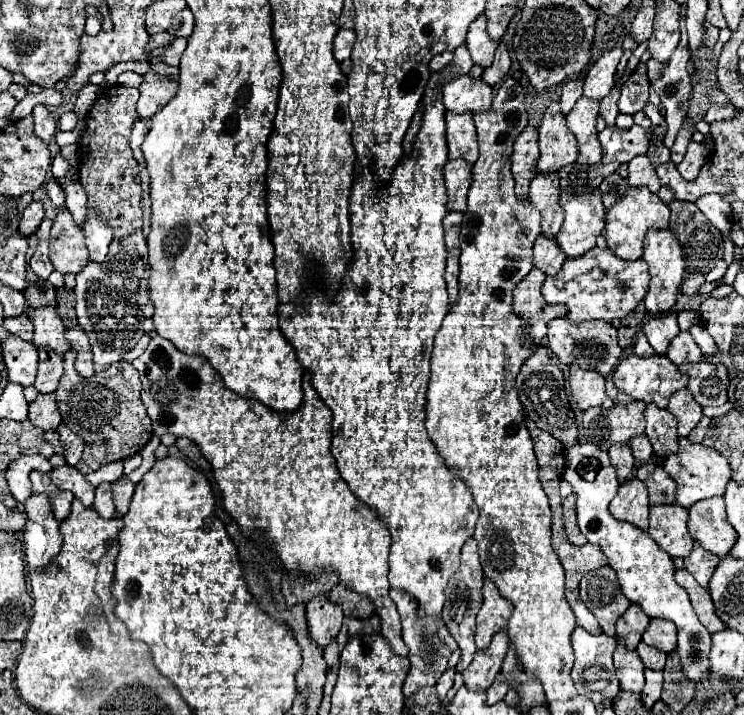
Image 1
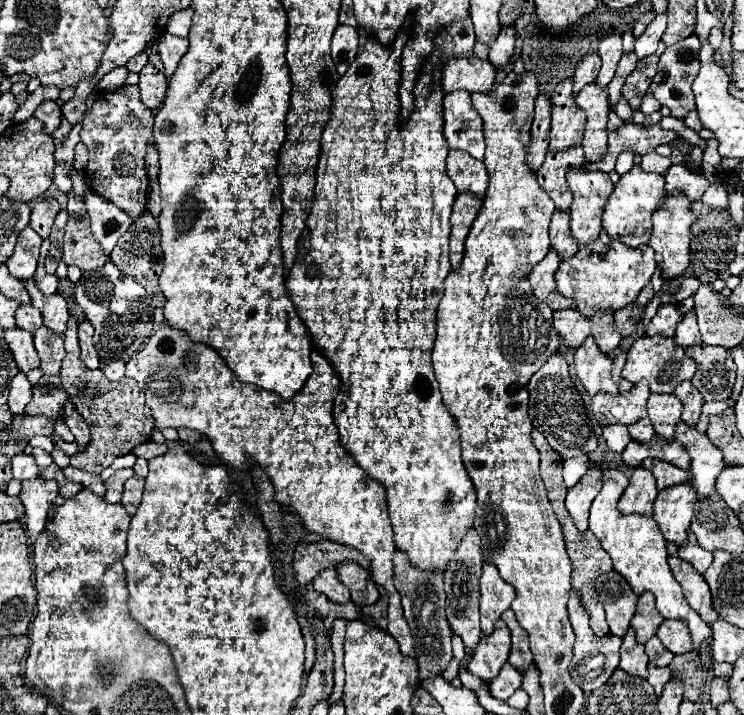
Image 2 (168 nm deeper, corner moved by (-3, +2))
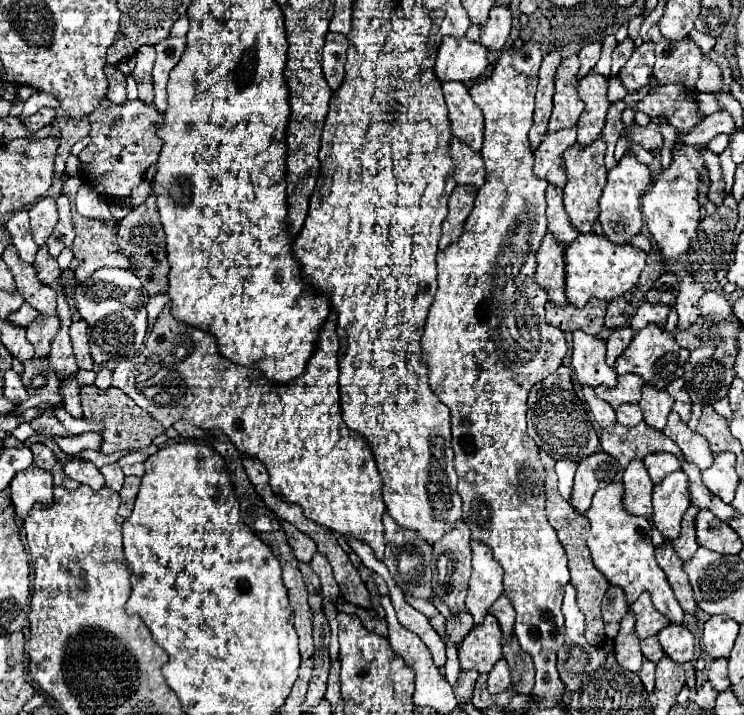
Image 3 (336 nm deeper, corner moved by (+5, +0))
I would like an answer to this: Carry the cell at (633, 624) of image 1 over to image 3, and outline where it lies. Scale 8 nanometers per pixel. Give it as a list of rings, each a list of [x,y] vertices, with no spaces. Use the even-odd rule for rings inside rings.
[[[642,593],[632,605],[630,611],[636,615],[636,637],[638,639],[646,639],[656,635],[662,627],[668,625],[668,619],[664,615],[660,615],[650,601],[648,593]]]

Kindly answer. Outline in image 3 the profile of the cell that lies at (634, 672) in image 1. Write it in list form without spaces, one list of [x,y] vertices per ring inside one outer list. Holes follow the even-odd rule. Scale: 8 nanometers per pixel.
[[[626,613],[622,623],[620,623],[620,633],[614,639],[614,653],[616,661],[620,667],[638,673],[642,667],[642,653],[640,653],[640,643],[638,637],[634,635],[634,615]]]

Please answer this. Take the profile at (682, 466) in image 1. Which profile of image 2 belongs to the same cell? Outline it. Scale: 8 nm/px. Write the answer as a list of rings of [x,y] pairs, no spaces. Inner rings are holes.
[[[684,421],[676,423],[674,437],[688,451],[688,455],[692,459],[690,471],[694,475],[694,481],[690,485],[694,487],[694,491],[700,497],[710,497],[714,493],[716,477],[724,469],[722,451],[708,439],[706,433],[696,431],[694,427],[686,425]]]

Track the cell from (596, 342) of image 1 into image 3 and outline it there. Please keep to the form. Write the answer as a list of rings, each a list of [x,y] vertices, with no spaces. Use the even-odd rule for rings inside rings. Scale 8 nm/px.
[[[592,299],[588,307],[572,307],[570,303],[566,307],[556,307],[554,303],[546,303],[546,321],[554,327],[568,331],[584,331],[588,335],[600,335],[604,329],[604,313],[606,305],[600,303],[600,299]]]

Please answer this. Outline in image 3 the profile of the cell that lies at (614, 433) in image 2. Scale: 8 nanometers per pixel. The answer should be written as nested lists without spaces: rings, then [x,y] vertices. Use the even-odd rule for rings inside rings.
[[[582,389],[584,391],[584,397],[586,397],[586,403],[588,403],[588,407],[590,407],[590,411],[592,411],[592,415],[594,415],[594,419],[596,419],[596,423],[600,425],[600,429],[604,431],[608,431],[608,429],[612,429],[612,423],[616,423],[616,415],[614,415],[614,409],[604,401],[604,399],[598,399],[596,395],[594,395],[594,389]]]

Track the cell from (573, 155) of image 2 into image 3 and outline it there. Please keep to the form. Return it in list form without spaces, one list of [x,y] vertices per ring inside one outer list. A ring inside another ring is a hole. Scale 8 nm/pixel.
[[[576,127],[568,131],[554,131],[546,133],[544,141],[534,153],[534,175],[546,179],[550,185],[564,189],[566,171],[562,153],[576,143]]]

